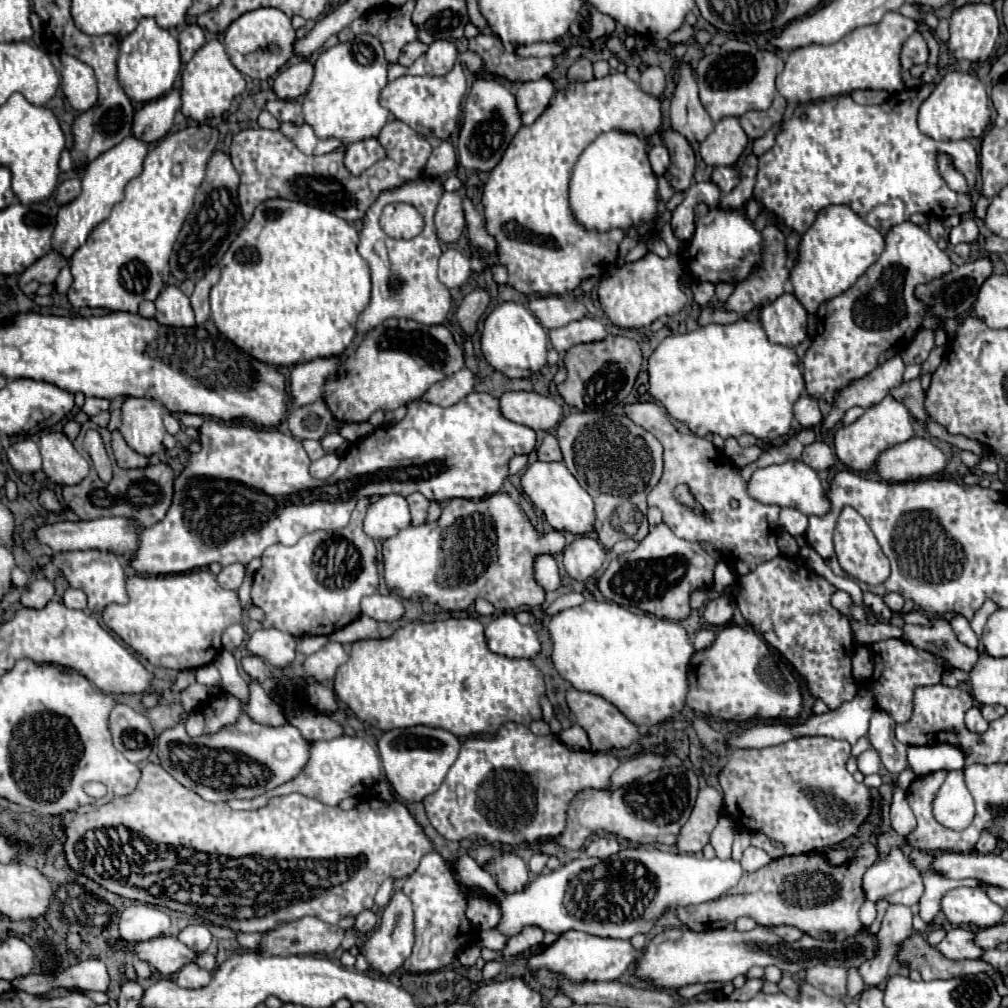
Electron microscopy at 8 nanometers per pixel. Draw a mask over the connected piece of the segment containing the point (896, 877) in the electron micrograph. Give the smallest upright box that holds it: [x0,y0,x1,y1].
[864,848,922,906]

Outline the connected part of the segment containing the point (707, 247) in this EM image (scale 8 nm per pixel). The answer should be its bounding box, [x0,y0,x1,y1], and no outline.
[686,204,762,284]

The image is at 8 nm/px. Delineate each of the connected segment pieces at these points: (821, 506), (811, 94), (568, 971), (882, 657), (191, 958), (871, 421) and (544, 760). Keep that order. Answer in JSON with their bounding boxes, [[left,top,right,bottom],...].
[[748,460,830,516],[776,12,916,104],[528,930,634,984],[864,638,950,724],[106,936,216,976],[834,396,914,472],[424,722,620,846]]

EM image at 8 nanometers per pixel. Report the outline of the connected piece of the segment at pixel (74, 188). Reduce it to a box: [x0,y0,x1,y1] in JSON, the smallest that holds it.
[56,178,80,206]

